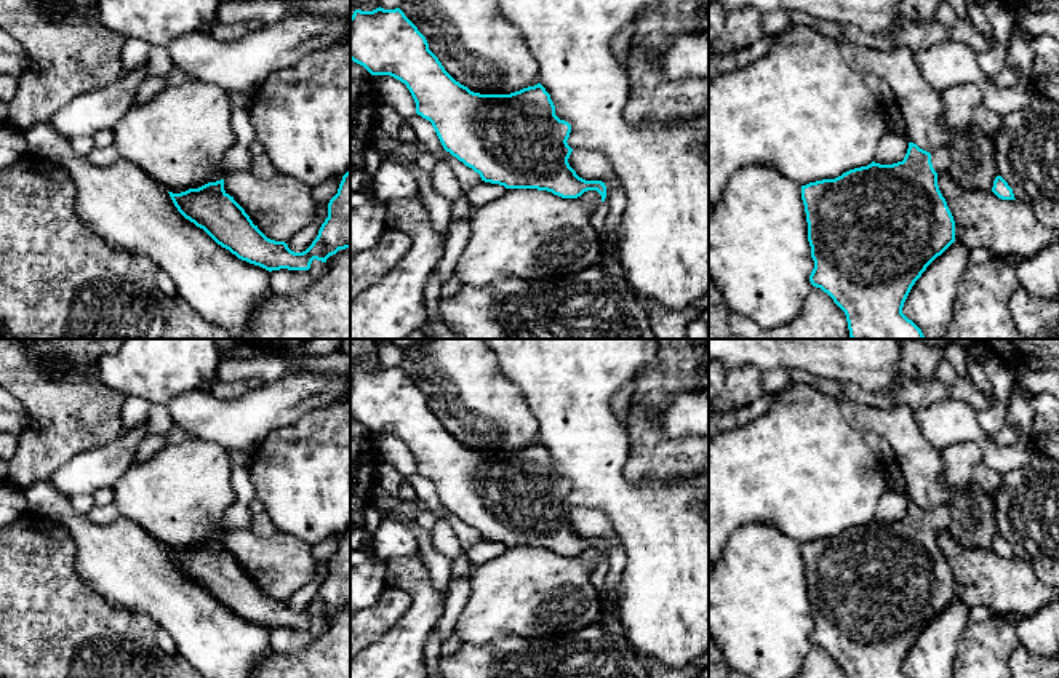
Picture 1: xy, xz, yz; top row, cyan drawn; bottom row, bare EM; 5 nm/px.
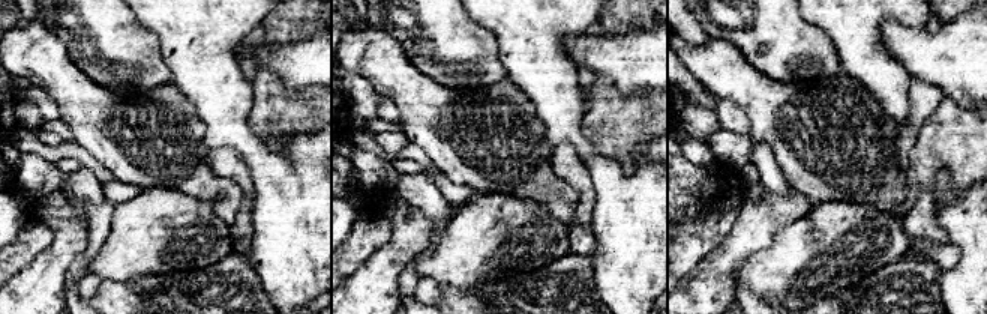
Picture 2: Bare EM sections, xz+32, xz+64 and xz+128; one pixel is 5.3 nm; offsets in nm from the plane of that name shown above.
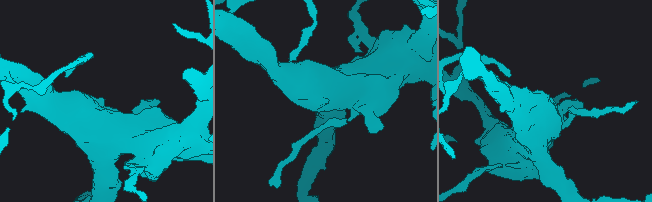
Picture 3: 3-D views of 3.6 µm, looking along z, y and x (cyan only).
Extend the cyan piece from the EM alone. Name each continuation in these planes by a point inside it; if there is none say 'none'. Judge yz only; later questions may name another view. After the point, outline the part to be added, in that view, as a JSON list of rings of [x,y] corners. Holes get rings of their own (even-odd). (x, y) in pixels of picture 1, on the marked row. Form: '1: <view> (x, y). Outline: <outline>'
1: yz (941, 157). Outline: [[[947,147],[933,150],[931,163],[937,174],[945,173],[950,166],[950,150]]]

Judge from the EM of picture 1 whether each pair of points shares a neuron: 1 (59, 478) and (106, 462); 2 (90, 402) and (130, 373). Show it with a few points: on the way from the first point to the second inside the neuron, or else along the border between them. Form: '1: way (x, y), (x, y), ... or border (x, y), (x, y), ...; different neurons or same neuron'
1: way (71, 478), (95, 469); same neuron
2: border (95, 363), (98, 378), (125, 395); different neurons

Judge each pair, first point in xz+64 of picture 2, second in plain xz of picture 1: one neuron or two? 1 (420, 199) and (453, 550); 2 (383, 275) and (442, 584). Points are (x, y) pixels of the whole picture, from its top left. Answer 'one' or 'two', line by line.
1: one
2: two

